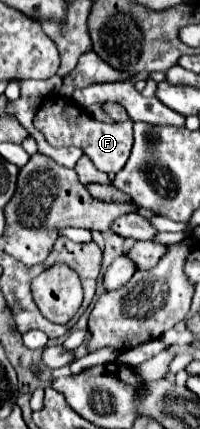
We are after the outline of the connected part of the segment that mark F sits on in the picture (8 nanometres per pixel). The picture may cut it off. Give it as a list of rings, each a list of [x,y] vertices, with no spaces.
[[[48,95],[44,97],[36,117],[34,117],[34,125],[36,129],[40,129],[44,133],[44,137],[48,139],[48,143],[52,147],[80,147],[84,151],[84,155],[90,157],[90,161],[96,165],[96,169],[104,171],[104,173],[118,173],[128,157],[130,157],[130,149],[132,149],[132,125],[134,121],[118,121],[118,123],[102,123],[98,119],[94,119],[92,115],[88,115],[82,107],[78,107],[76,103],[72,103],[72,99],[62,97],[62,95]]]

